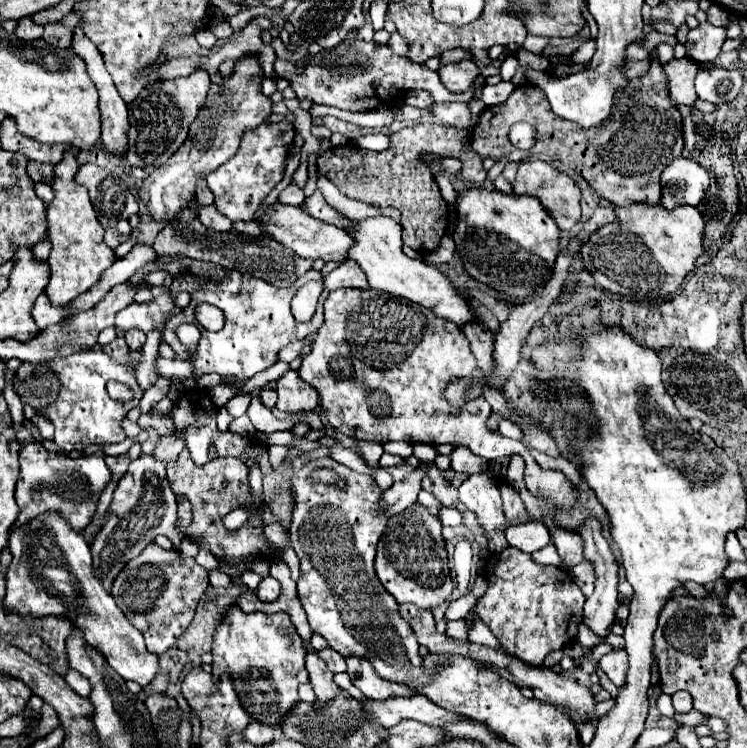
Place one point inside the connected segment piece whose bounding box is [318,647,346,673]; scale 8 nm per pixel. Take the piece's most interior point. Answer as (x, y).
(335, 661)

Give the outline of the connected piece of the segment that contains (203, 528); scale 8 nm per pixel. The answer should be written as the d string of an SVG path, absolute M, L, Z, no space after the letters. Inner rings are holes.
M186 447L183 449L183 466L173 466L173 469L170 469L170 465L166 467L166 479L170 483L170 489L176 493L176 497L184 495L192 505L192 523L186 527L186 537L198 545L206 543L210 553L218 561L232 563L232 561L242 561L242 559L268 559L268 557L274 557L276 553L264 541L264 525L278 523L280 519L266 505L258 507L254 503L250 495L248 476L249 470L246 464L234 457L218 457L197 469ZM238 507L248 507L252 517L260 515L262 525L252 529L250 521L246 521L238 529L238 533L228 533L228 529L224 529L222 517L226 517L230 511Z

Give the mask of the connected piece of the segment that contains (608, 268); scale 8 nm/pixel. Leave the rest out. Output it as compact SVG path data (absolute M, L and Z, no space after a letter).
M612 205L618 221L600 227L580 249L584 267L596 283L632 301L652 303L670 297L678 291L684 277L694 269L696 259L702 255L704 219L696 207L682 205L672 211L662 205Z

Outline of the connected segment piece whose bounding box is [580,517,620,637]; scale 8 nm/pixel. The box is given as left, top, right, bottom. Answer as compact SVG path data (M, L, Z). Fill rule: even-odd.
M586 519L586 523L580 529L580 535L584 539L584 557L588 561L594 563L594 571L596 571L596 589L592 593L592 597L586 599L584 603L584 623L598 635L598 637L606 637L608 635L608 627L614 623L614 611L618 609L618 563L610 551L610 545L606 543L606 539L600 533L600 523L596 519Z

